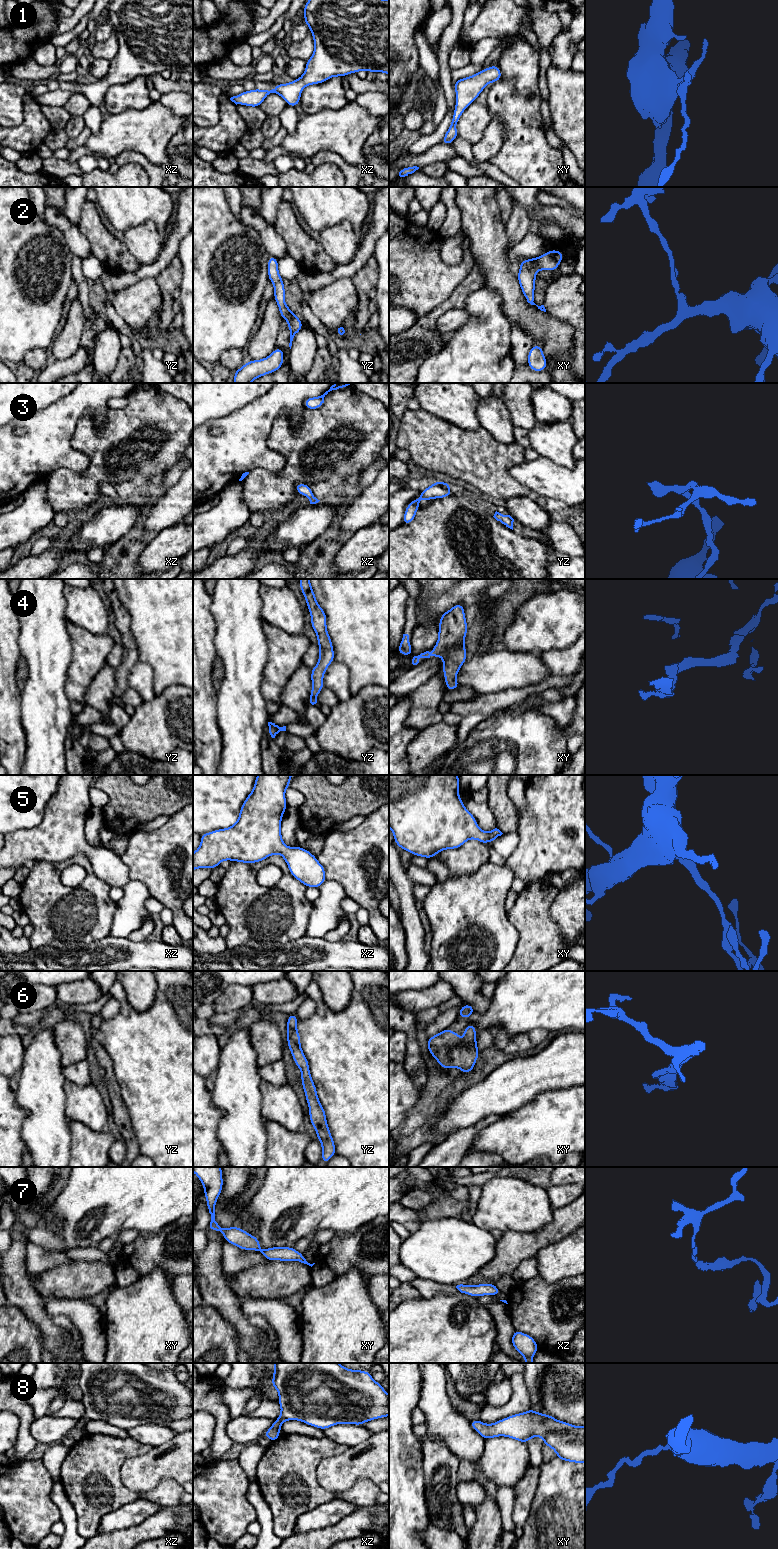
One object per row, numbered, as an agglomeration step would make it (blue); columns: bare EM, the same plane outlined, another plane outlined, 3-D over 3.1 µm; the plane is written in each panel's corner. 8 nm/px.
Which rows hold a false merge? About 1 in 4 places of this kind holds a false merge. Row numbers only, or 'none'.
none

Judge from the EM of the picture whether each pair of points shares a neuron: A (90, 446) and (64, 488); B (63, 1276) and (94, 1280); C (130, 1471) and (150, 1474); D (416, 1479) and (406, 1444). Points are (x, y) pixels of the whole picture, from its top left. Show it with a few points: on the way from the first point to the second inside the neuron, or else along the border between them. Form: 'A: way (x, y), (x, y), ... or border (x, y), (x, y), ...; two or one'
A: way (95, 459), (95, 469), (77, 487); one
B: way (71, 1280), (86, 1280); one
C: way (135, 1473), (145, 1473); one
D: way (407, 1470), (406, 1453); one

